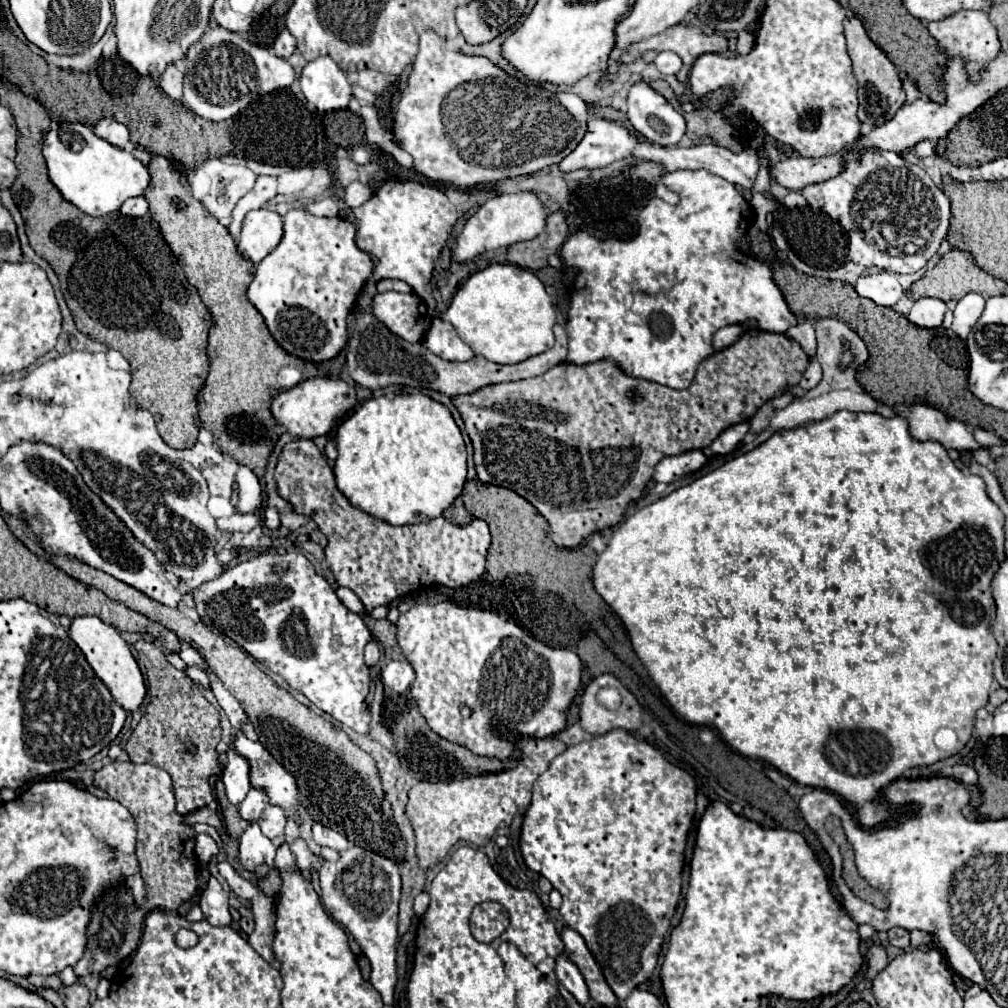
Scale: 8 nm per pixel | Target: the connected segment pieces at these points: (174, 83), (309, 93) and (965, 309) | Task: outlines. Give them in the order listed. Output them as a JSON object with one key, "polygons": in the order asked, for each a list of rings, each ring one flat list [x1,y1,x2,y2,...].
{"polygons":[[[169,64,169,68,165,68,165,72,159,78,161,90,171,98,181,100,181,84,183,84,183,74,173,64]],[[321,56,309,62,301,72,301,90,317,110,345,110,351,98,351,86,345,72,329,58]],[[971,292,971,294,963,296,963,298,957,302,955,310,953,310,955,318,953,318,951,330,953,330,959,338,967,338,969,330,971,330,971,328,975,326,975,322,979,320,979,316,981,316,981,312,983,312,983,306,985,306,985,300,983,300,981,294]]]}

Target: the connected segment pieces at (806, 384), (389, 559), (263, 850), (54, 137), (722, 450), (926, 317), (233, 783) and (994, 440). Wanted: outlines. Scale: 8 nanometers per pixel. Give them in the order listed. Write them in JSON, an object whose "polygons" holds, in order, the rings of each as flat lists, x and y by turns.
{"polygons":[[[811,358,807,370,803,372,803,380,801,380,803,382,803,390,815,388,819,384,819,380,821,380,821,364,815,358]],[[309,438,289,442,277,462,279,494,301,514,311,516,329,544,325,560,335,574,339,586,351,588,365,610,389,606,403,594,427,584,443,584,461,588,477,580,485,572,485,554,491,544,489,528,483,520,467,526,455,526,443,516,415,526,391,526,359,508,355,508,335,484,333,468,325,454]],[[253,822,239,838,239,858,243,868,255,870,259,864,267,864,273,868,273,860,277,854,277,846,261,832,259,824]],[[53,122,43,140,43,156,47,160,49,180,63,198,89,216,105,216,121,208,127,198,143,196,151,184,149,168,131,152,109,144,79,122]],[[741,422,729,428,729,432,721,432,721,436,717,440,713,440,711,446,703,448,703,452,707,456,715,456,715,454,729,454,741,440,743,436,749,432,749,422]],[[919,298,907,314,907,320,921,328,939,328,943,324,945,310,947,306,939,298]],[[233,740,229,744,227,750,227,764,223,770,223,784,225,784,225,792,231,804,239,806,243,802,243,798,247,796,251,782,249,782,249,760,245,760,235,748,233,748]],[[975,428,975,430,973,430,973,436,975,436,975,440,977,440,983,448,989,448,989,446,995,446,995,444,1003,444,1003,440,999,440,993,432,983,430,983,428]]]}

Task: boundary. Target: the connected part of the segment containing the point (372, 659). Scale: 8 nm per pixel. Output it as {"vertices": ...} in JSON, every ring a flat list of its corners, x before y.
{"vertices":[[371,640,367,646,365,646,365,664,367,666,375,666,377,660,379,660,381,652,379,652,379,644,375,640]]}

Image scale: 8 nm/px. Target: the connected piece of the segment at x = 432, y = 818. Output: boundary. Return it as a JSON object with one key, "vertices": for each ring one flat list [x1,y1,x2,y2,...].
{"vertices":[[515,734,515,744,521,752,519,764,511,770,493,774,469,776,453,782,419,782,409,792,407,816,413,822,417,836,417,856,421,868,431,868,435,862,445,860,451,846,467,842,477,848,487,846,495,830,507,828,515,814,525,814,531,804,531,788,541,772,547,770,551,760,565,750,565,744,553,736,527,738]]}

